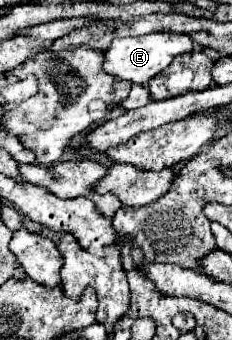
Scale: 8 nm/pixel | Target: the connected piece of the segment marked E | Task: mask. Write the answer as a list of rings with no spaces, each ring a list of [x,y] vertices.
[[[159,31],[159,33],[139,35],[139,37],[123,37],[123,39],[115,39],[111,43],[111,49],[107,49],[105,71],[117,79],[127,79],[131,83],[143,85],[149,79],[153,79],[157,73],[161,73],[177,55],[191,53],[193,49],[195,49],[195,41],[187,33]]]

